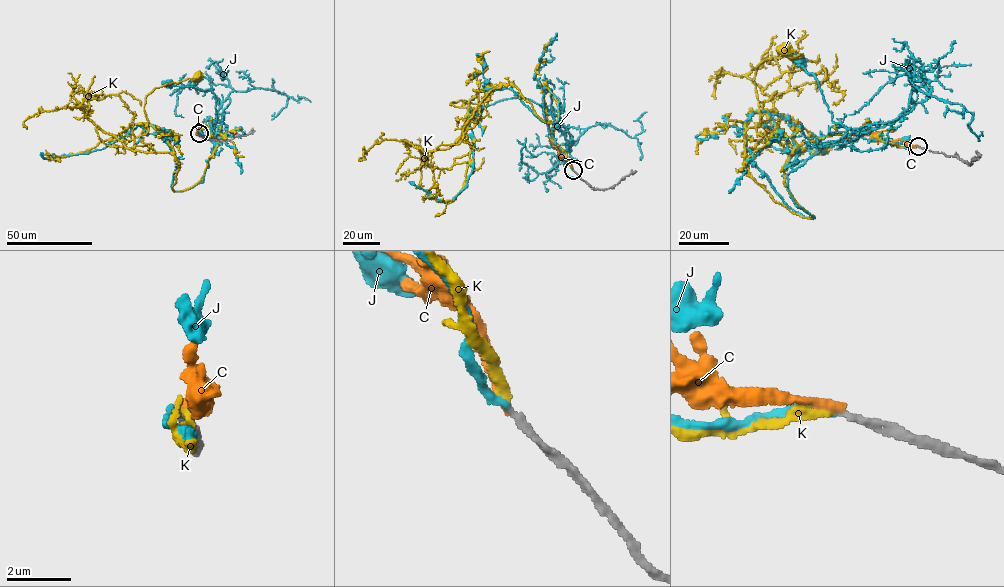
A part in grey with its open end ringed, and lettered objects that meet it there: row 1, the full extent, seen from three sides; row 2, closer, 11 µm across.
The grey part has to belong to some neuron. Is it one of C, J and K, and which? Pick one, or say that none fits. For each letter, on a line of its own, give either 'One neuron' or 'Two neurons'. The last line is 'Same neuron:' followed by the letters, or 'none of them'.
C: Two neurons
J: Two neurons
K: One neuron
Same neuron: K

